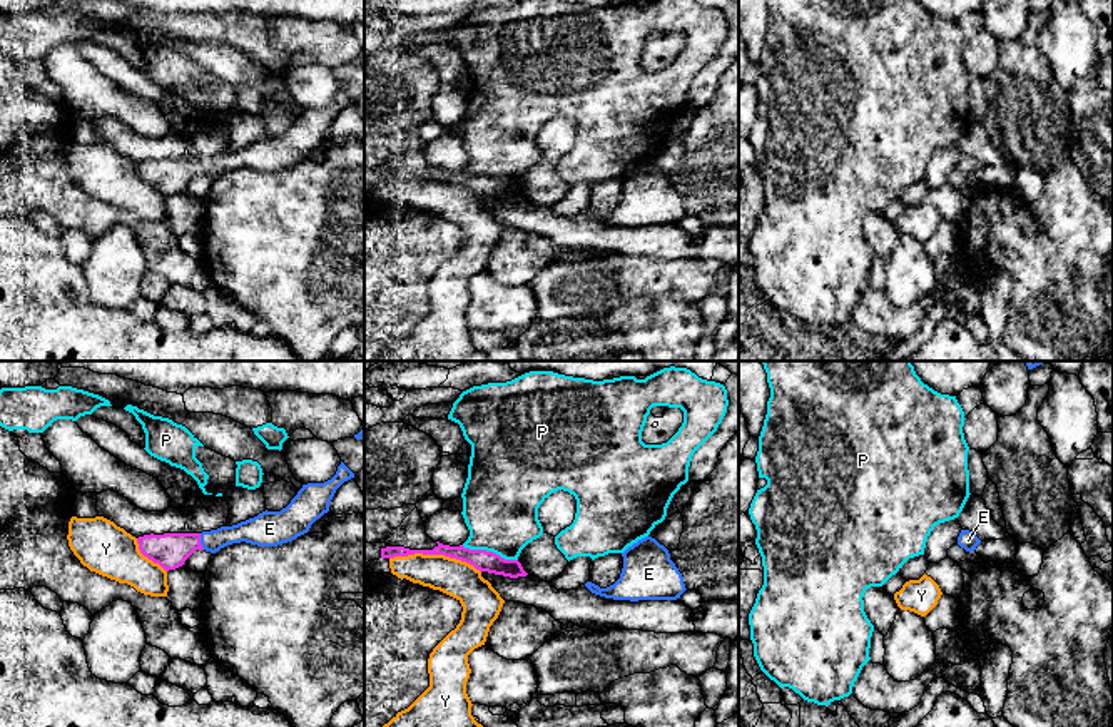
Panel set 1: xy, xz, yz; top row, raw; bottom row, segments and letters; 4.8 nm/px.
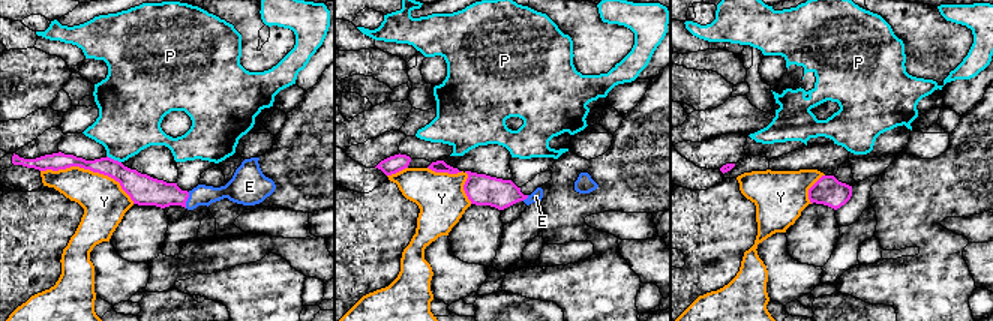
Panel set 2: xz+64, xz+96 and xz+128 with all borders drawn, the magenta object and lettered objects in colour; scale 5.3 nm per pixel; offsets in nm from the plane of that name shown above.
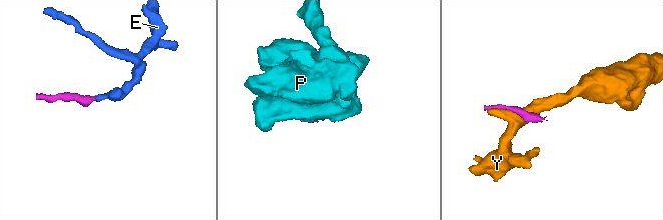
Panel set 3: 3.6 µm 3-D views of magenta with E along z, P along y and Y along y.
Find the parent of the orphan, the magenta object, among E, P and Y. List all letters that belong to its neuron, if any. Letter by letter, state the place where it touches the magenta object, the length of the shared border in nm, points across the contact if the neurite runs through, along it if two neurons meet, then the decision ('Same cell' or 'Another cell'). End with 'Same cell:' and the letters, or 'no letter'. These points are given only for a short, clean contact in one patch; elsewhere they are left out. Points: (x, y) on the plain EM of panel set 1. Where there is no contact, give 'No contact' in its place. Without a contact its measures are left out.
E: Touches magenta at xy (199, 167). Shared border 80 nm. Path across: xy (169, 176), (189, 167), (199, 167), (249, 156). Same cell
P: Touches magenta at xz (490, 177). Shared border 280 nm. Boundary: xz (462, 171), (492, 176), (505, 184), (517, 186). Another cell
Y: Touches magenta at xz (435, 179). Shared border 440 nm. Another cell
Same cell: E

